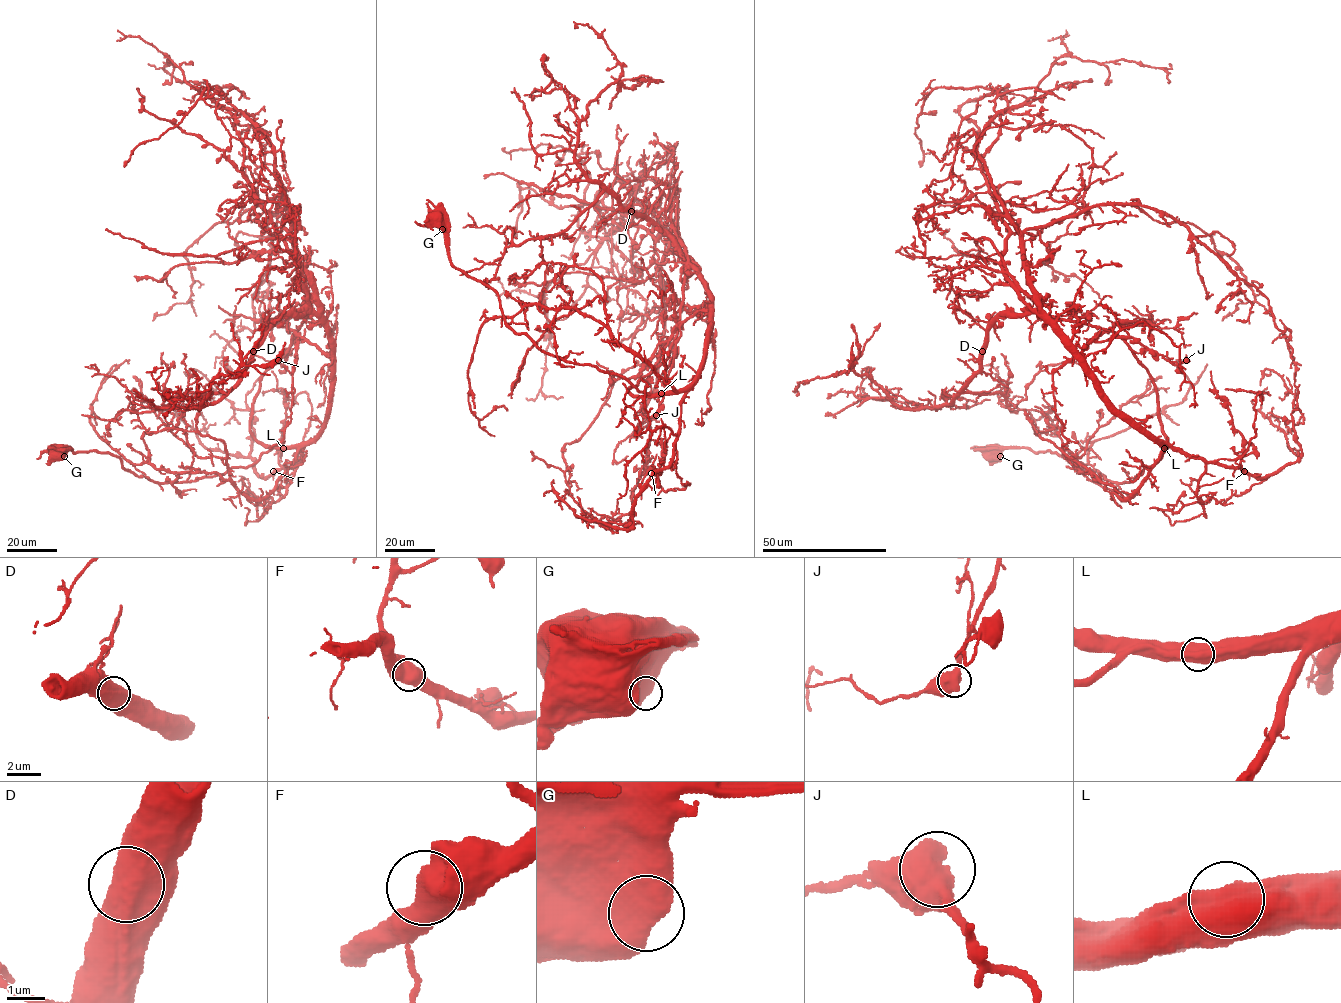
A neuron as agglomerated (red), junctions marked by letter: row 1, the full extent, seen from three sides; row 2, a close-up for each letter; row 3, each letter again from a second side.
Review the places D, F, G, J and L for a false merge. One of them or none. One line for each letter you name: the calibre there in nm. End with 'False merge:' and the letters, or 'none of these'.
False merge: none of these

